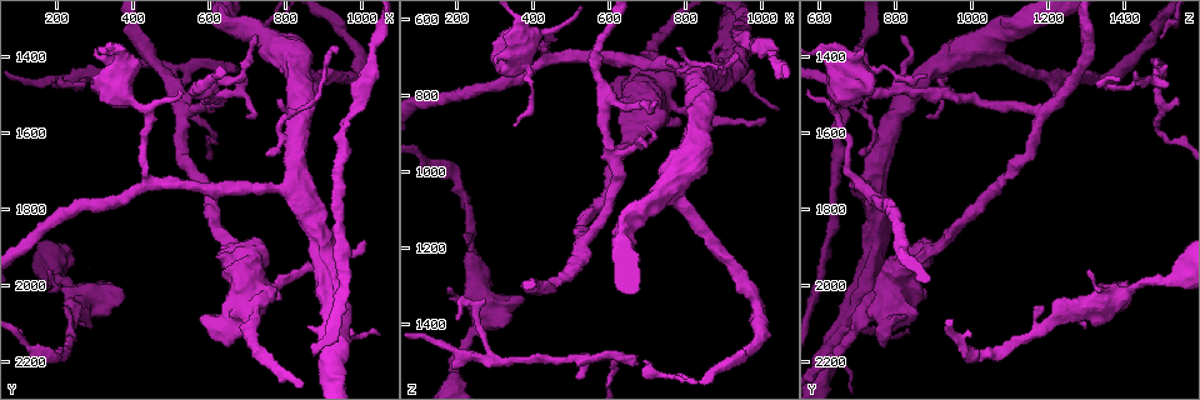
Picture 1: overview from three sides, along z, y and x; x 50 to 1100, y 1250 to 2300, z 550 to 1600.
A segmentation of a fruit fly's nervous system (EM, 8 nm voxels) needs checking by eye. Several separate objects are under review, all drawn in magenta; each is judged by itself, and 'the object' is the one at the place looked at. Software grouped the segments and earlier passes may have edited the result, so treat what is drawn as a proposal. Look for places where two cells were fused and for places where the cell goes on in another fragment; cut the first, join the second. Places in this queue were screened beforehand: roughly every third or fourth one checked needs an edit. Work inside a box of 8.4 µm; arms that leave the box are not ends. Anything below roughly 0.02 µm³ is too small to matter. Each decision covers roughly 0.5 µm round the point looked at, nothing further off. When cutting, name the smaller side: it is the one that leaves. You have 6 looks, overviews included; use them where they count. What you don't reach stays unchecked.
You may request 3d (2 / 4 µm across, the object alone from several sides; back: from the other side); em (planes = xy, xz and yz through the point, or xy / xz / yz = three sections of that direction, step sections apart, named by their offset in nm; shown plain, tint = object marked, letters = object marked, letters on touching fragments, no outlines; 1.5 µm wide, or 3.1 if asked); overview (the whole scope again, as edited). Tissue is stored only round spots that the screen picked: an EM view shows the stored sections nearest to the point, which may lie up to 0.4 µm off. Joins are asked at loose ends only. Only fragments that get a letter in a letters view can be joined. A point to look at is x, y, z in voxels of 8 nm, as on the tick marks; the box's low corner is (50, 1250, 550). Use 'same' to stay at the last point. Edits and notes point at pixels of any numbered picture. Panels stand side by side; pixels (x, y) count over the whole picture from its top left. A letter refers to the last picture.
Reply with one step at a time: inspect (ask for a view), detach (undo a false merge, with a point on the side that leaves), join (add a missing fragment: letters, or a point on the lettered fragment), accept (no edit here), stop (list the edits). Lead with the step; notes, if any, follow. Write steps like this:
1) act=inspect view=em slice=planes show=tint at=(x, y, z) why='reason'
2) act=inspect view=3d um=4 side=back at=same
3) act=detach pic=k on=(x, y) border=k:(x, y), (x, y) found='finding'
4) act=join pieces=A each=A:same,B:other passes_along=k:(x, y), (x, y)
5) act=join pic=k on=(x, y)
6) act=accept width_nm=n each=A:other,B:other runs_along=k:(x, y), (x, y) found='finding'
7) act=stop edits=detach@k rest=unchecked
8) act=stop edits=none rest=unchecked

act=inspect view=em slice=xy step=4 show=tint at=(685, 1915, 870) why='sudden change in width'

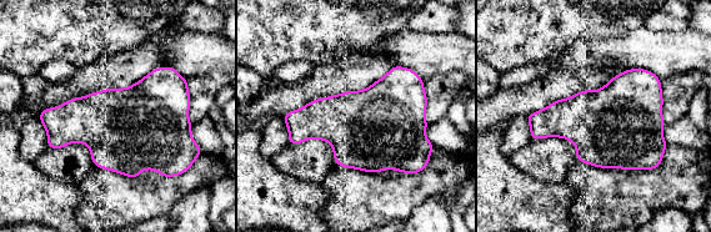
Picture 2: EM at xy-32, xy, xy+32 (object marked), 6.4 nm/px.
act=inspect view=em slice=xy step=4 show=letters at=same

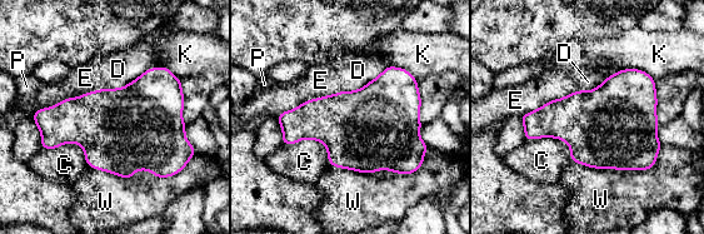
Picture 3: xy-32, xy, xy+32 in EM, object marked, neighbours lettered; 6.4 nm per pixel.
act=accept each=C:other,D:other,E:other,K:other,P:other,W:other border=3:(39, 109), (31, 115) found='one cell here'

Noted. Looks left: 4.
act=inspect view=3d um=4 at=(440, 1725, 710) why='abrupt turn'

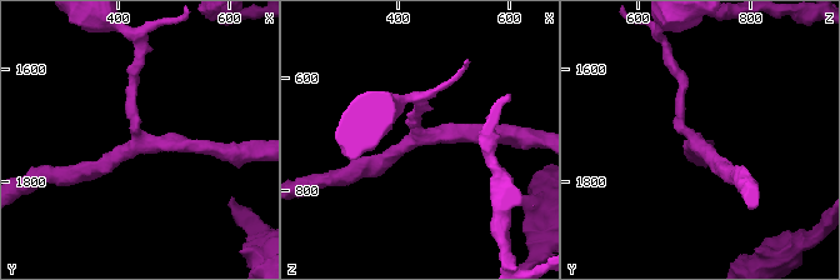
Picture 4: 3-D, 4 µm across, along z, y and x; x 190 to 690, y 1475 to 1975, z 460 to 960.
act=inspect view=em slice=planes show=tint at=(440, 1725, 705) arms=3

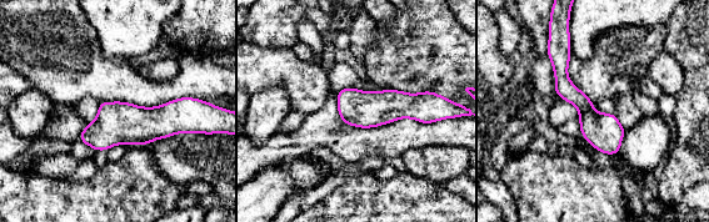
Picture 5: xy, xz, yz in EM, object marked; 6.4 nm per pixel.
act=inspect view=em slice=planes show=letters at=same why='see the neighbours'

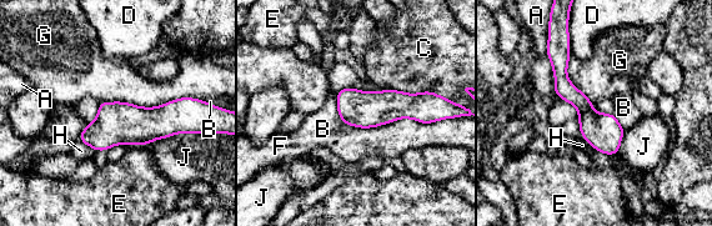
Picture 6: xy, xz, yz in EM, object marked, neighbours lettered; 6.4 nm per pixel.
act=accept each=A:other,B:other,C:other,D:other,E:other,F:other,G:other,H:other,J:other found='one cell here'

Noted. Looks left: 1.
act=stop edits=none rest=unchecked

